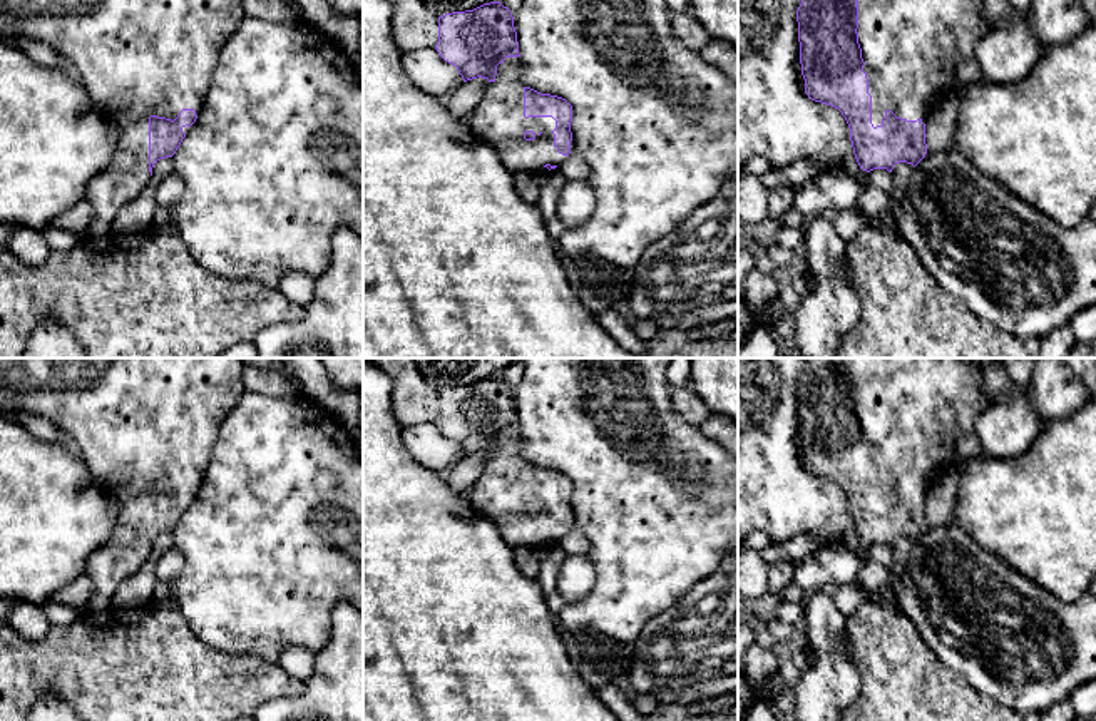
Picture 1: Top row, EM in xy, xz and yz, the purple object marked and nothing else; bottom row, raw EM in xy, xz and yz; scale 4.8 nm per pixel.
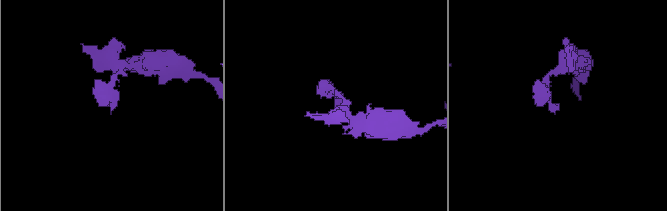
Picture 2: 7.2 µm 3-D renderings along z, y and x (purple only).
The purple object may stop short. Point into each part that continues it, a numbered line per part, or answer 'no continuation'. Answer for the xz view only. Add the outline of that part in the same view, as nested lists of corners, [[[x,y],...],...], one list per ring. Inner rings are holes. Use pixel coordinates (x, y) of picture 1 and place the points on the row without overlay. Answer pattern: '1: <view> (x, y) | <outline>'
1: xz (497, 494) | [[[507,432],[497,440],[497,450],[494,457],[485,462],[477,482],[469,490],[467,497],[477,514],[490,519],[499,527],[499,532],[505,544],[515,547],[537,547],[544,549],[551,540],[562,539],[569,530],[576,527],[574,514],[571,515],[571,529],[562,530],[554,520],[556,495],[552,492],[524,492],[524,440],[520,432]]]

